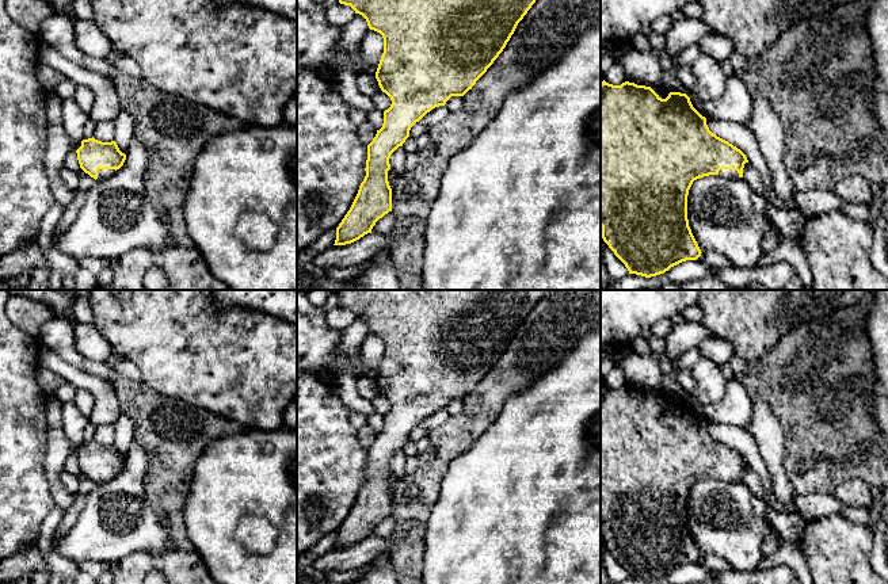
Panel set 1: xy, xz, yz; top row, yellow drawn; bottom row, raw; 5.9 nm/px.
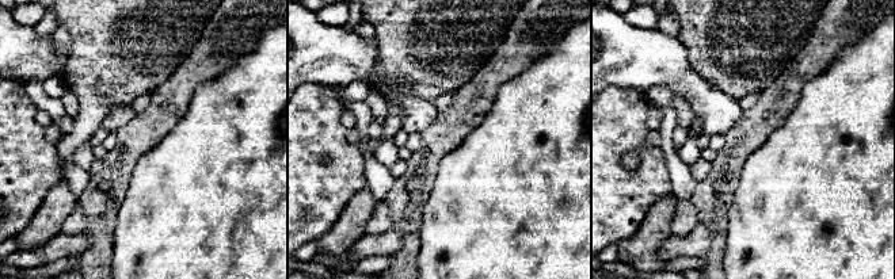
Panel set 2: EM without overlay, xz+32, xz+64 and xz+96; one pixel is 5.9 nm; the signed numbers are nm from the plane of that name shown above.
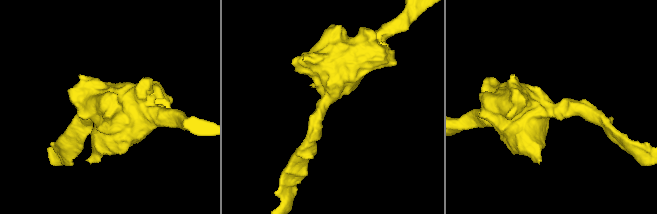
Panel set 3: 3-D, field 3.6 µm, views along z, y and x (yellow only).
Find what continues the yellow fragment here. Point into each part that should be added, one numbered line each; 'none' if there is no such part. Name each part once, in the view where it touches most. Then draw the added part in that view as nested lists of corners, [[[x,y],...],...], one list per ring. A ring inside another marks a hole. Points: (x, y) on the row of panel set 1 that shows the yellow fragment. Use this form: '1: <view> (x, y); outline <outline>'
1: yz (730, 174); outline [[[720,169],[719,176],[727,178],[727,179],[738,179],[739,173],[736,169]]]

